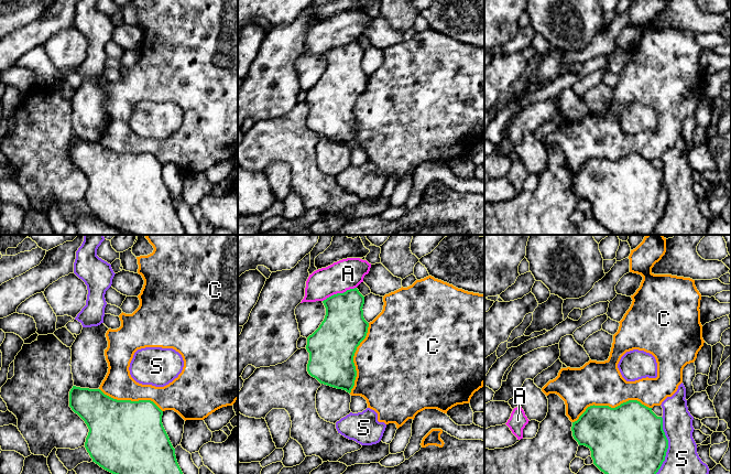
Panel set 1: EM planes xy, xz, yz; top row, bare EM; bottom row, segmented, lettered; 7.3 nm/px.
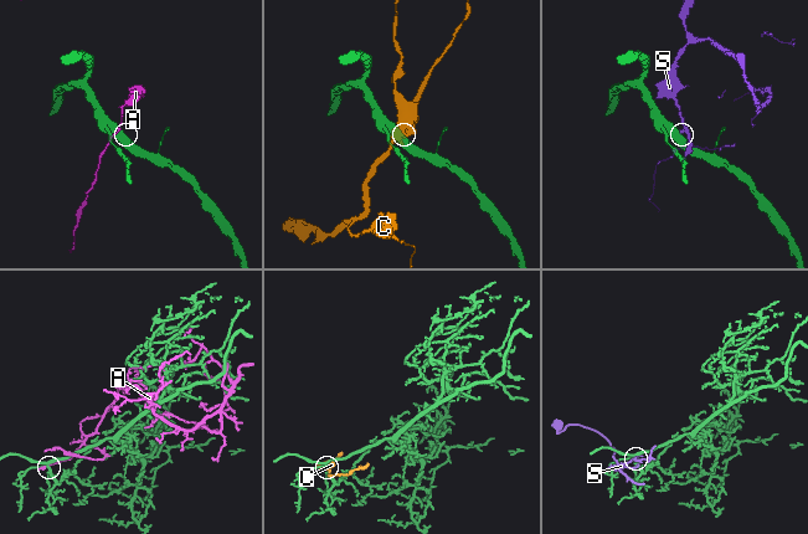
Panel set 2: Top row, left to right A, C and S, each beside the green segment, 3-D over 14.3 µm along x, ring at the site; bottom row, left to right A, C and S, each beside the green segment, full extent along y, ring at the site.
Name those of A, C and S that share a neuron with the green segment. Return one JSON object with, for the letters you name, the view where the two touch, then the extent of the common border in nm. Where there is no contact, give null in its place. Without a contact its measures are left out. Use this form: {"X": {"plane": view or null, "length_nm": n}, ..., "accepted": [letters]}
{"accepted": []}

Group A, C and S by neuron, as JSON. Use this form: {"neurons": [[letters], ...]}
{"neurons": [["A"], ["C"], ["S"]]}

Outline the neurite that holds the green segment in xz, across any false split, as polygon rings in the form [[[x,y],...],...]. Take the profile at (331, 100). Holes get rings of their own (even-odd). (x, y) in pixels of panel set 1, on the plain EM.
[[[354,41],[334,47],[323,56],[325,72],[307,90],[307,125],[320,137],[350,147],[357,130],[353,109],[369,80],[363,71],[364,50]]]

